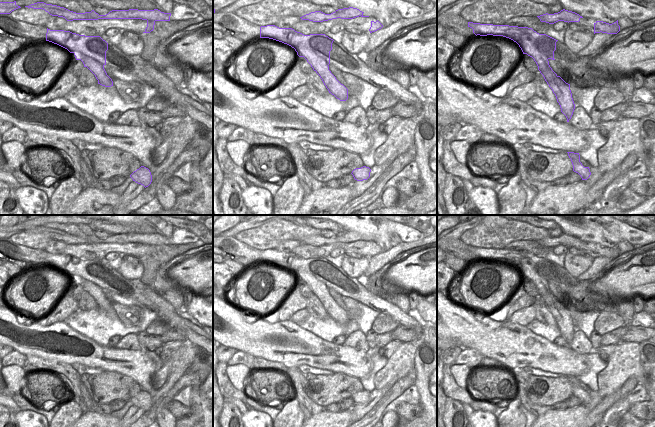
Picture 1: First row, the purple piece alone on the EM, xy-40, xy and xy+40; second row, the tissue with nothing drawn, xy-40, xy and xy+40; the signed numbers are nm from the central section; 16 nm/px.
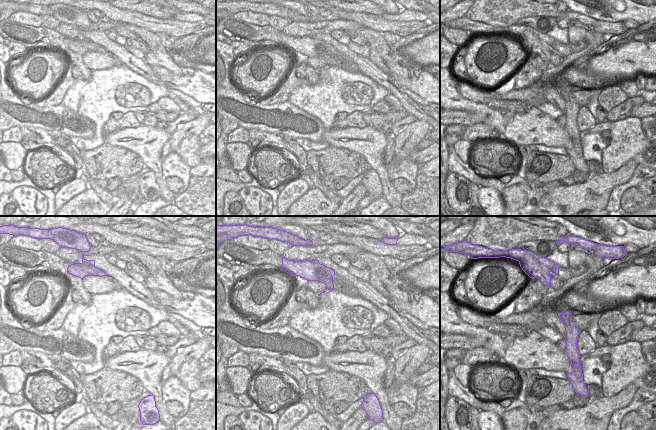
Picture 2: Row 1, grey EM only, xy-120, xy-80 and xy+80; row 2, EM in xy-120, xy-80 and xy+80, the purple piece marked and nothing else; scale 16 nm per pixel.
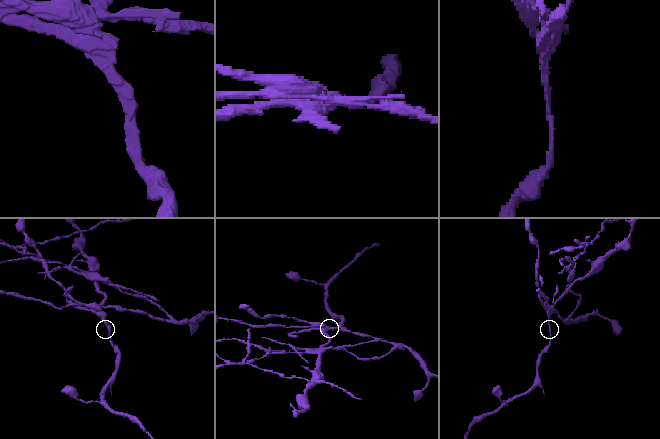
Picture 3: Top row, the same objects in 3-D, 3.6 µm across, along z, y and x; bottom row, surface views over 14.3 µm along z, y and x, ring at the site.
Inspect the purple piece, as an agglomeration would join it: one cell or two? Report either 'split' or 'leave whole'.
split

